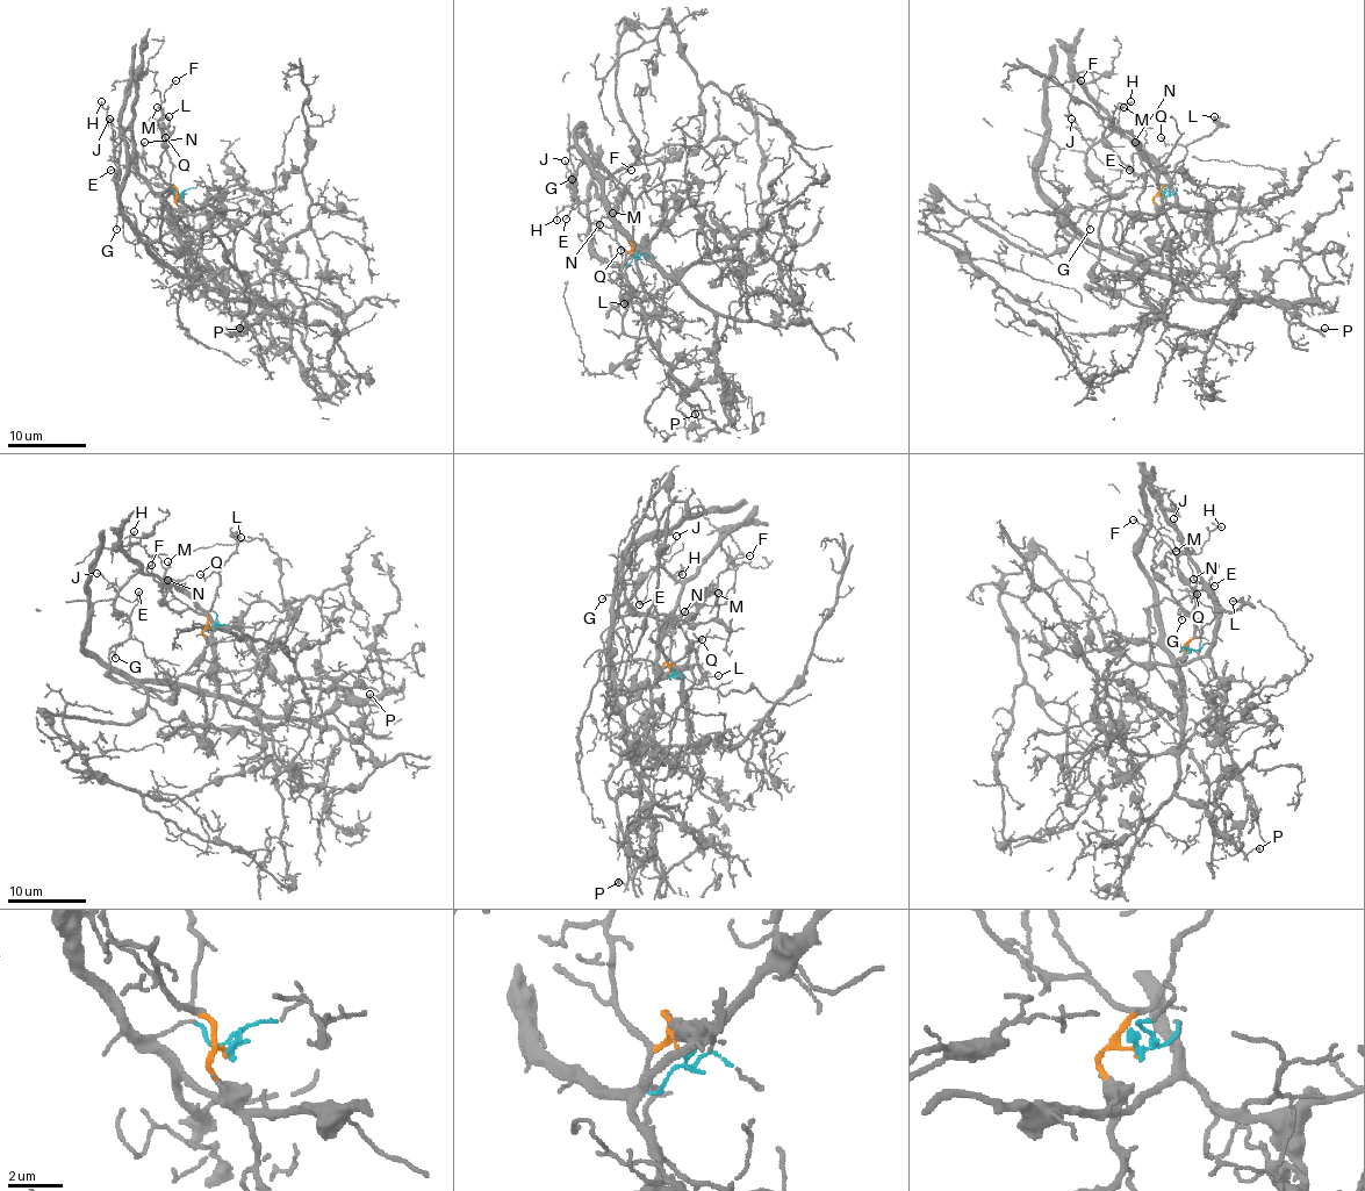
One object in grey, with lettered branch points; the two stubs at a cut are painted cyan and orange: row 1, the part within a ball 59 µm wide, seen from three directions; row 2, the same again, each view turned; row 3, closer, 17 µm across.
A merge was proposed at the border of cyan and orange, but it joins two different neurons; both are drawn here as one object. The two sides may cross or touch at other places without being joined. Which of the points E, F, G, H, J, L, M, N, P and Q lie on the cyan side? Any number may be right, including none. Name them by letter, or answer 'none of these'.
E, G, H, J, P

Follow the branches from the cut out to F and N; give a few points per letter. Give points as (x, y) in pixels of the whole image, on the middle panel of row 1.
F: (636, 253), (616, 241), (615, 213), (626, 193), (616, 187), (620, 176), (632, 170)
N: (636, 253), (632, 248), (626, 252), (601, 230), (601, 224)

